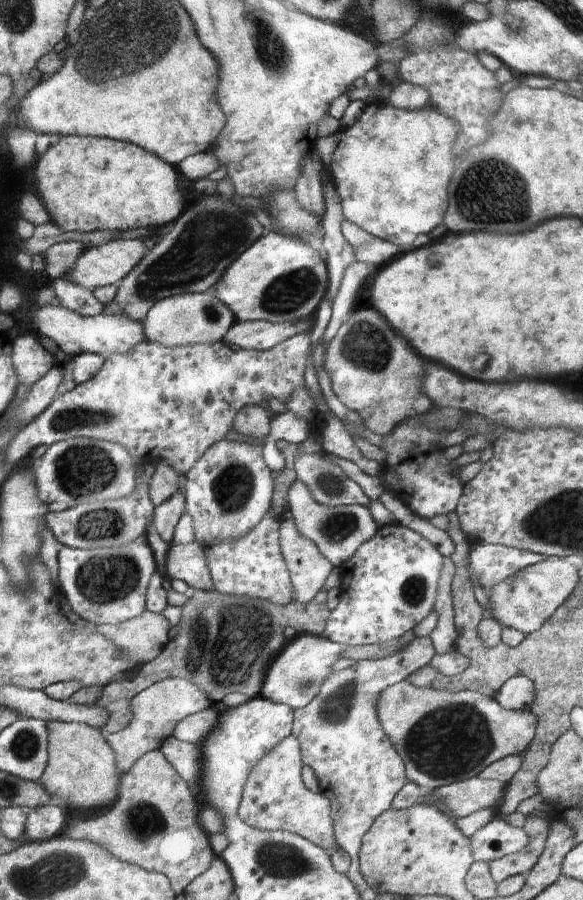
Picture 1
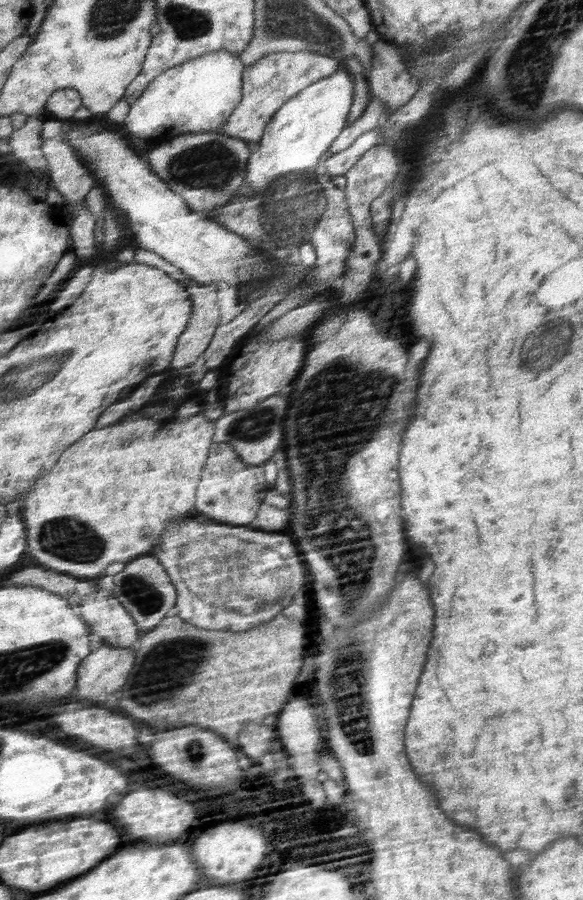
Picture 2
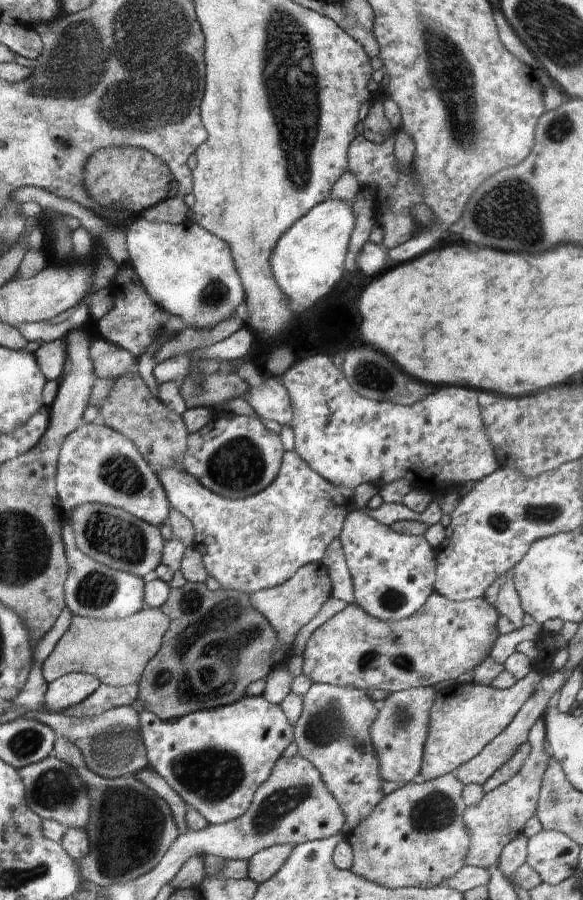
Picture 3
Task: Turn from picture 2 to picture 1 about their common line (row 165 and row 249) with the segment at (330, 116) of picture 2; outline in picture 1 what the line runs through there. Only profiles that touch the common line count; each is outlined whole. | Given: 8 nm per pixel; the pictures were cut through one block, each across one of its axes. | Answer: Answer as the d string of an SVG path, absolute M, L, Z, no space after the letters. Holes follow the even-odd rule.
M272 230L248 248L217 287L238 321L296 323L310 317L320 300L328 295L328 273L324 258L320 258L313 245Z

